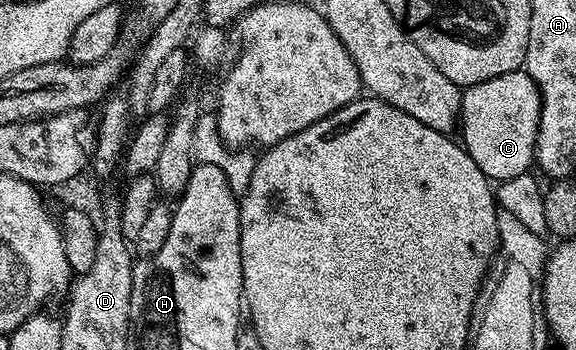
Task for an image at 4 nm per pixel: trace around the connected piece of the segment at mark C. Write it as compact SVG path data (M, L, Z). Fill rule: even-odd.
M525 69L513 70L462 90L461 145L495 183L527 173L535 165L542 94Z

